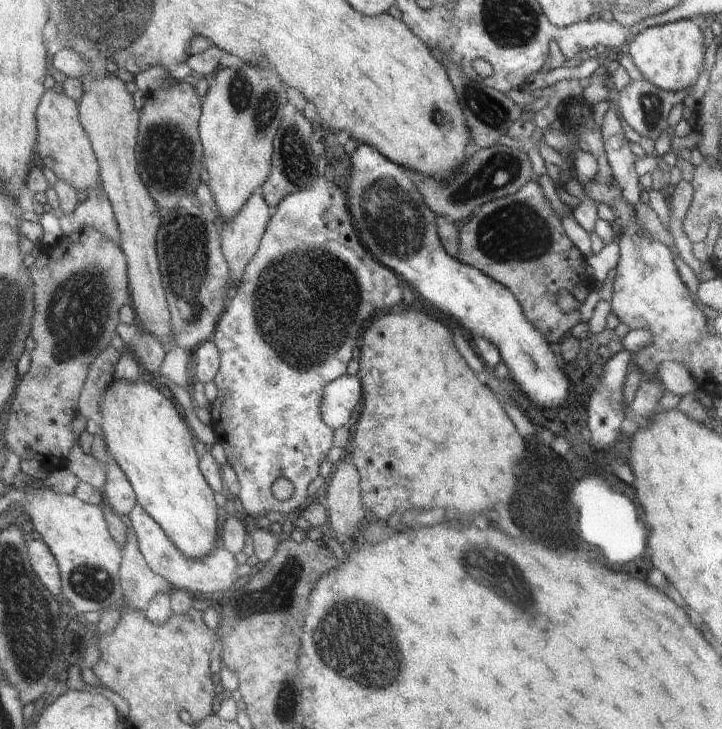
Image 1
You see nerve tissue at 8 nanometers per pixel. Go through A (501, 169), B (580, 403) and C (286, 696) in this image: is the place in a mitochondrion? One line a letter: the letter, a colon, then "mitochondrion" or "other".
A: mitochondrion
B: other
C: mitochondrion

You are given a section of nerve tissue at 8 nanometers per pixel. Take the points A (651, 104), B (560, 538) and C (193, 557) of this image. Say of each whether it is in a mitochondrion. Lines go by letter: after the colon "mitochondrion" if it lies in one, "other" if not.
A: mitochondrion
B: other
C: other

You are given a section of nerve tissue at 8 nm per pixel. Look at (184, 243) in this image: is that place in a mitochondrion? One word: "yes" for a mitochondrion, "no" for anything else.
yes

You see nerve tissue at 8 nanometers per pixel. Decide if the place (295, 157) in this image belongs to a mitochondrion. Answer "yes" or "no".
yes

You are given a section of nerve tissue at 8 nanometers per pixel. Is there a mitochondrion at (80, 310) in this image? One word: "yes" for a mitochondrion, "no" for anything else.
yes

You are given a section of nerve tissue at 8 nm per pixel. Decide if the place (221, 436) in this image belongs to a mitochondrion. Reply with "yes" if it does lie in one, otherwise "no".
no

